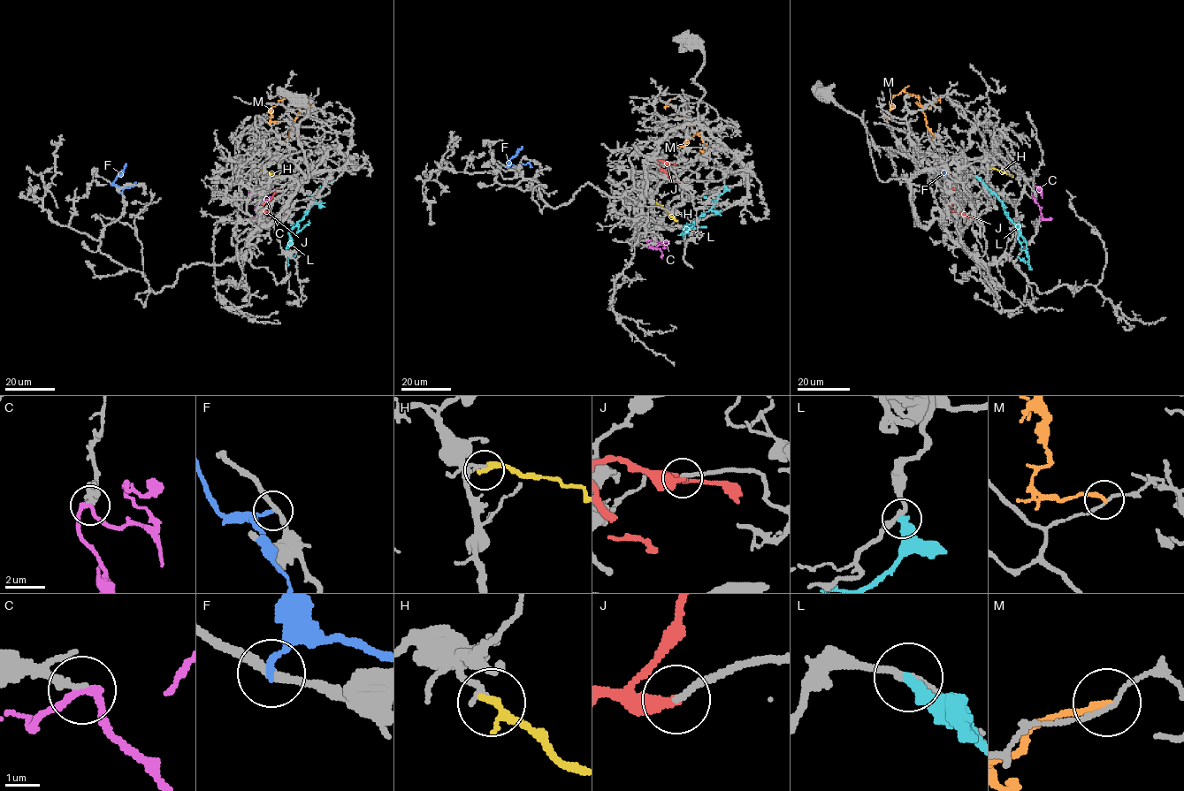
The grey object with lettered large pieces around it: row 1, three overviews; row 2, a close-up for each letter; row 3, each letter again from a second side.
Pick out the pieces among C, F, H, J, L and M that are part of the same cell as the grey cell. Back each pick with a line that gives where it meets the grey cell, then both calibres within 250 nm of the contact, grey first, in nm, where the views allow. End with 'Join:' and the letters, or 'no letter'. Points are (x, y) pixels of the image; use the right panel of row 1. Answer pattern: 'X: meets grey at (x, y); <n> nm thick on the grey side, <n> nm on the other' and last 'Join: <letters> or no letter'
Join: no letter

